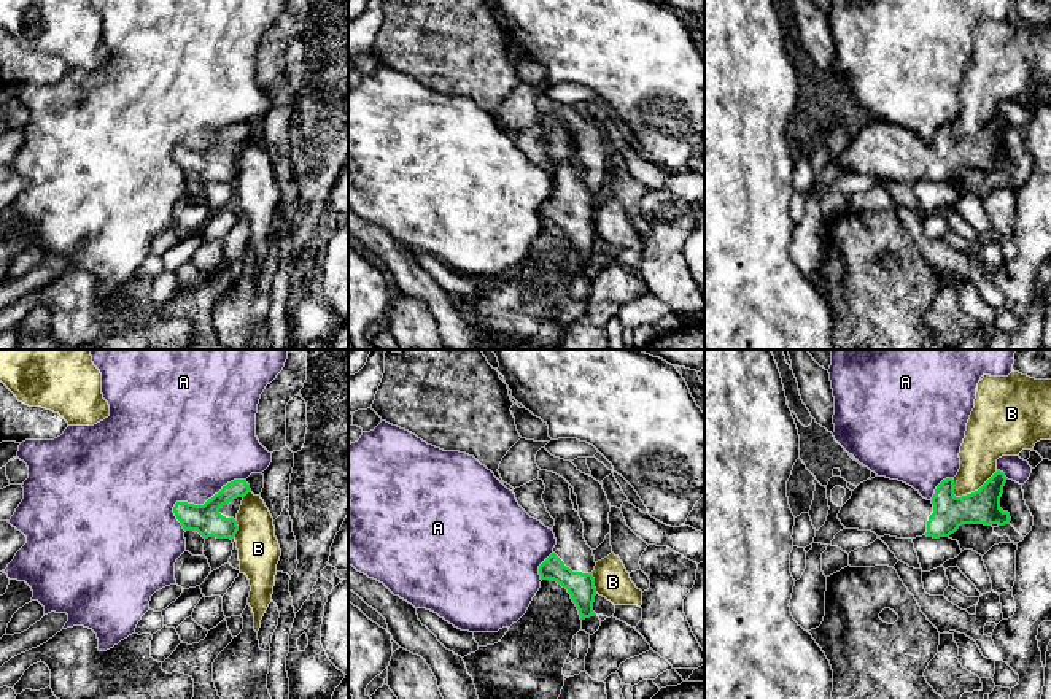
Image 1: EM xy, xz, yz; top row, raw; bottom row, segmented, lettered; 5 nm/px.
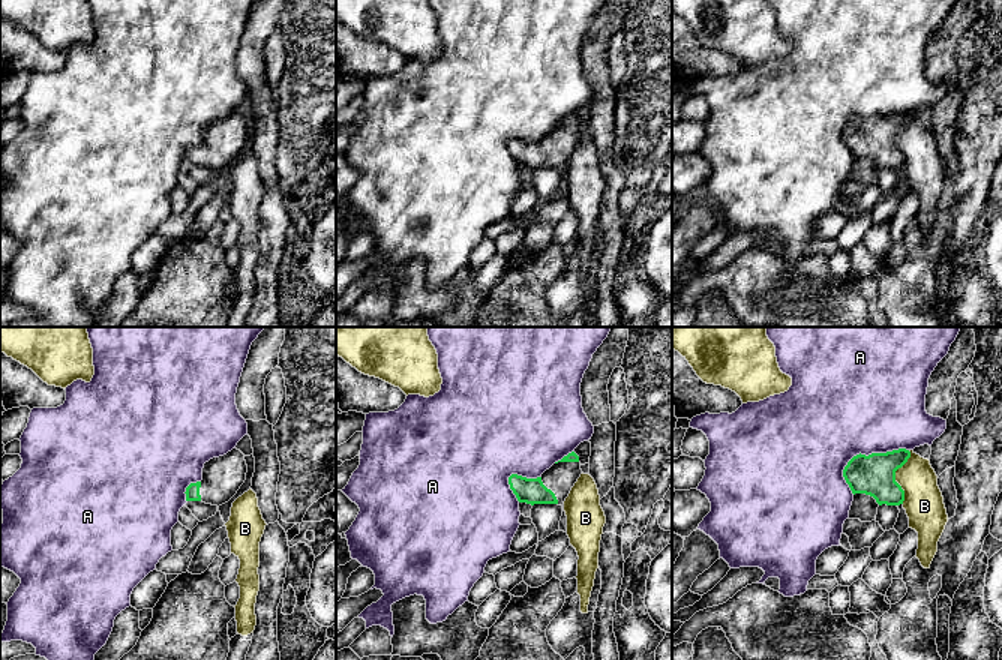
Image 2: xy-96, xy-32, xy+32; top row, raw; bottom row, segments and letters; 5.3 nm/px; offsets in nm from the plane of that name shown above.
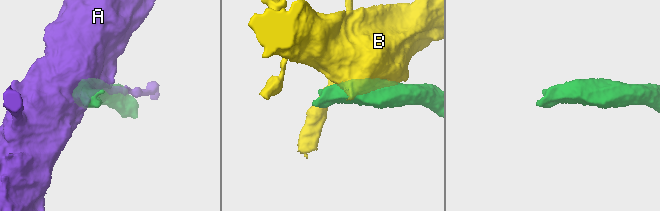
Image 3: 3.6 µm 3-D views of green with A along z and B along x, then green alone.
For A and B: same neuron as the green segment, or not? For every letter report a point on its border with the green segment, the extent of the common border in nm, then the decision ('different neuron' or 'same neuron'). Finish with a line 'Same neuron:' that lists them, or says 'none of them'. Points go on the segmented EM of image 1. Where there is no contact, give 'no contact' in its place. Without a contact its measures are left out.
A: contact xy (204, 504); length 420 nm; different neuron
B: contact yz (975, 491); length 260 nm; different neuron
Same neuron: none of them

